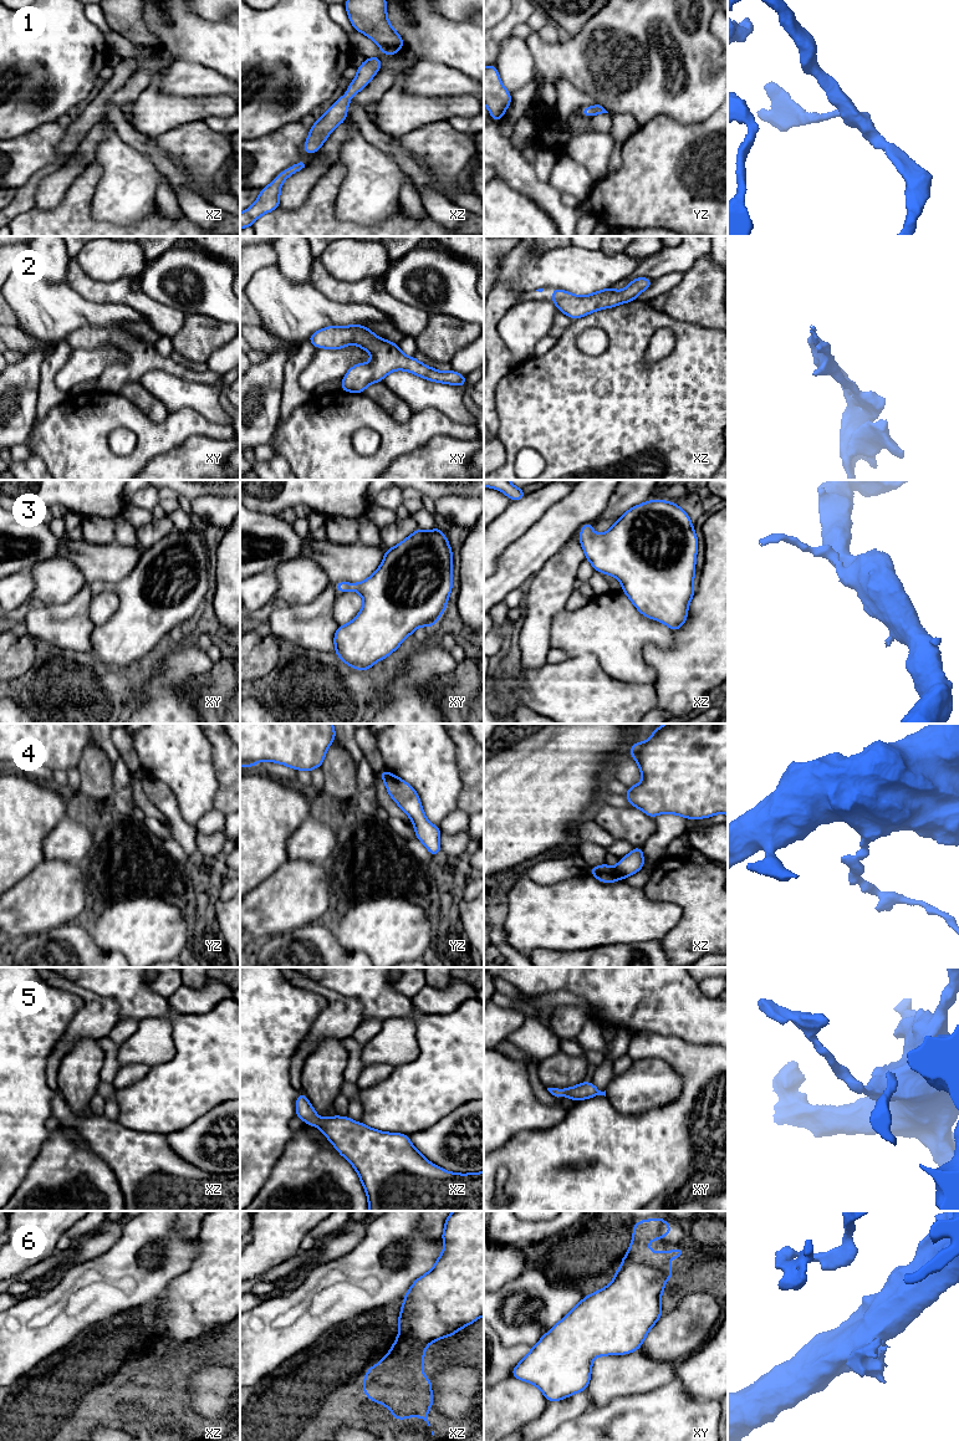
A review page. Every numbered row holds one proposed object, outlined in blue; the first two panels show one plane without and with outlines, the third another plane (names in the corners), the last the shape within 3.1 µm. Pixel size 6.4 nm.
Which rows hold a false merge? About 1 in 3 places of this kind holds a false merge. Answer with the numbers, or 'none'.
4, 6

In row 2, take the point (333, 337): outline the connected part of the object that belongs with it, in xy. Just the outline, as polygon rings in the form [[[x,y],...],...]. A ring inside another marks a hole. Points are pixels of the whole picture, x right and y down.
[[[328,326],[312,333],[306,341],[316,348],[341,349],[351,343],[372,354],[371,363],[357,363],[342,378],[340,390],[363,393],[372,383],[383,382],[393,371],[407,371],[430,382],[453,384],[464,388],[466,375],[452,371],[440,372],[423,364],[414,357],[402,353],[398,343],[374,336],[368,327]]]

